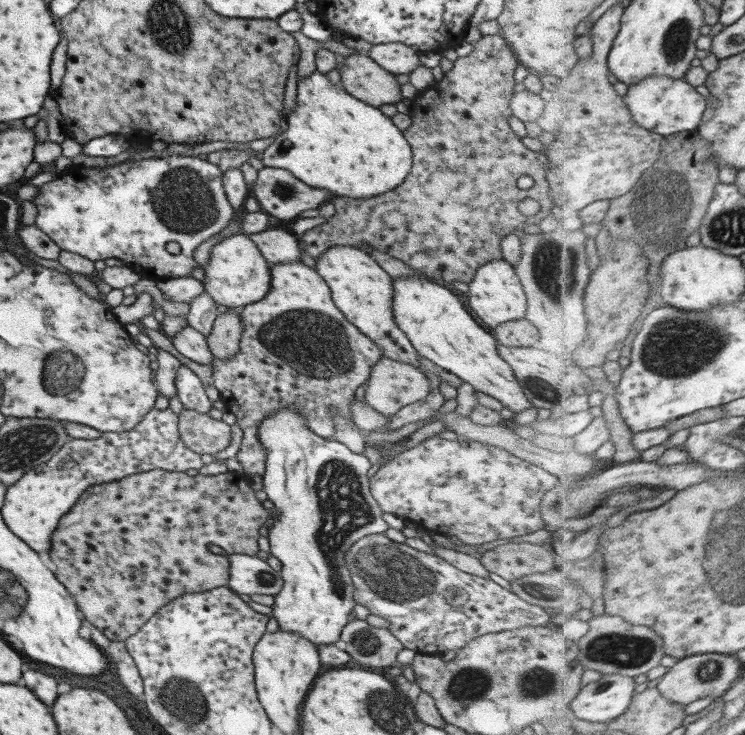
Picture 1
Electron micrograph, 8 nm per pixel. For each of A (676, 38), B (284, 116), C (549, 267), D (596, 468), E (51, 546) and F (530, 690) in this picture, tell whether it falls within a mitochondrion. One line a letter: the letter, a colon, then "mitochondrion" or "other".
A: mitochondrion
B: other
C: mitochondrion
D: other
E: other
F: mitochondrion

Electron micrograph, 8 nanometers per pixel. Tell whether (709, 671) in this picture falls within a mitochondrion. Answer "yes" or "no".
yes

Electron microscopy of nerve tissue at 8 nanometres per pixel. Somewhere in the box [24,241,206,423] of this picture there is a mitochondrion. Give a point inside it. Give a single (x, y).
(61, 384)

